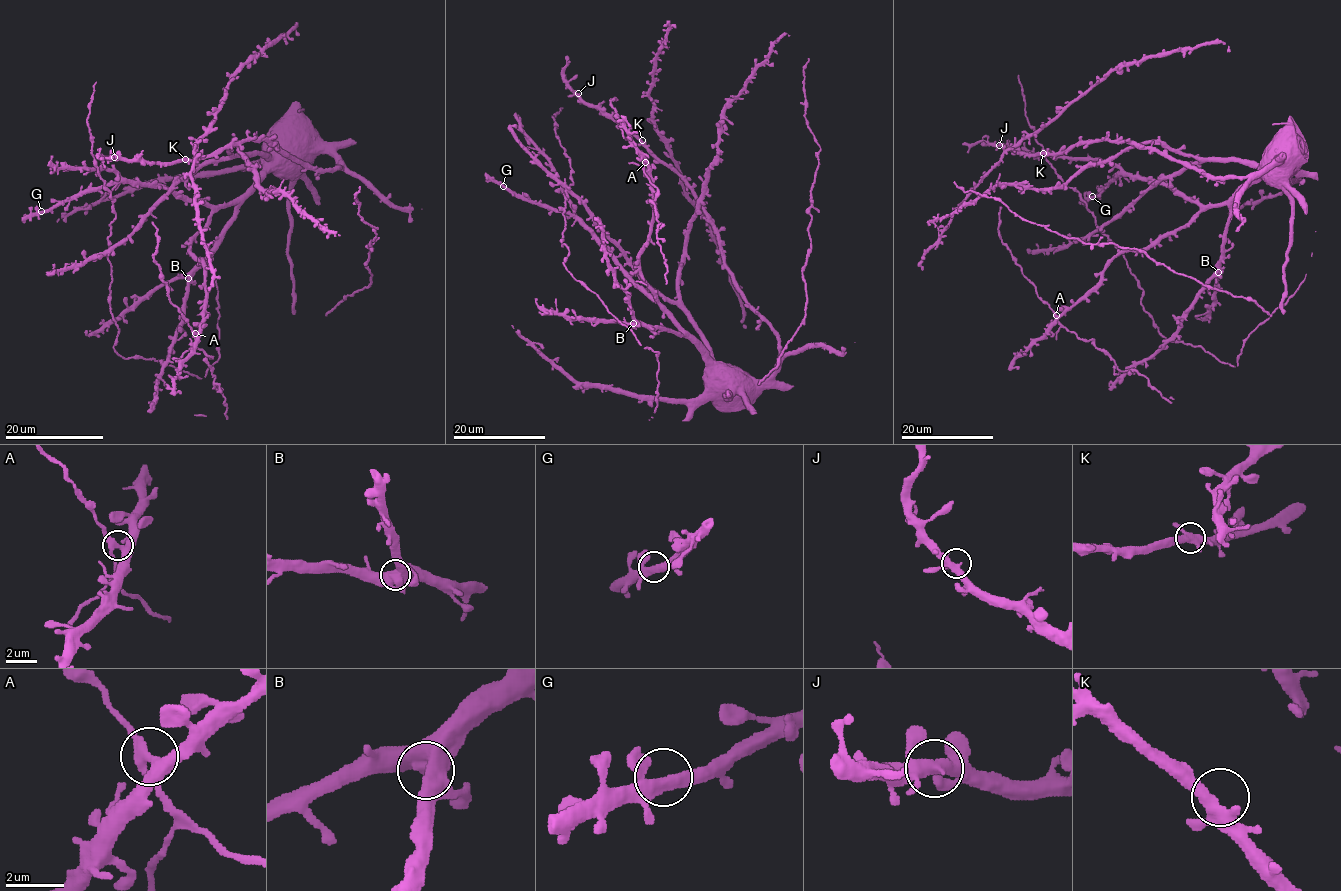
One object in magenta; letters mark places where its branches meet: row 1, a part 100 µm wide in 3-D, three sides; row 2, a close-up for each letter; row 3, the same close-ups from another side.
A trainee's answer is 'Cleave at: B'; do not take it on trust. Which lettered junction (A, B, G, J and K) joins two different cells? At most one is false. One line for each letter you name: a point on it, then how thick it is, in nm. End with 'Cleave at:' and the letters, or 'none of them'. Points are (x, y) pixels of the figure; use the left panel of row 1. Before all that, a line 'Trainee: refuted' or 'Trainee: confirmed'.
Trainee: refuted
Cleave at: none of them

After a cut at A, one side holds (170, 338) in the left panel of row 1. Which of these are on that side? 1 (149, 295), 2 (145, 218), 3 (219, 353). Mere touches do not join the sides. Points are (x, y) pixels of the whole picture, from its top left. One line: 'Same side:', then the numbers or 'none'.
Same side: 1, 2, 3

